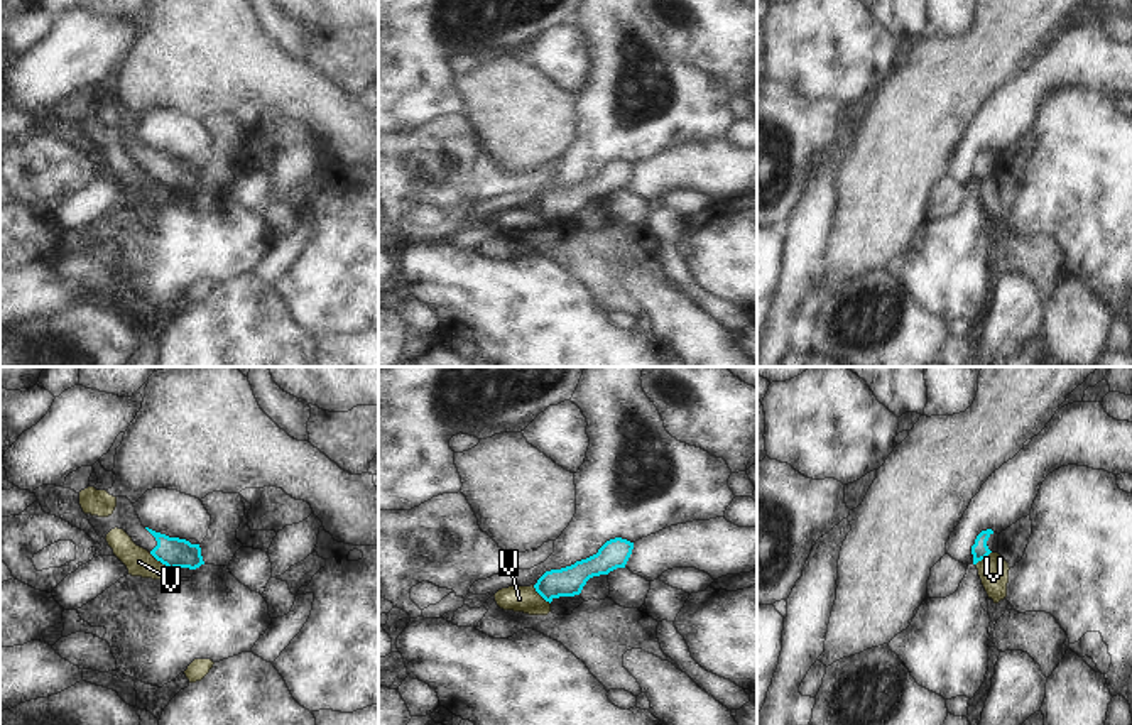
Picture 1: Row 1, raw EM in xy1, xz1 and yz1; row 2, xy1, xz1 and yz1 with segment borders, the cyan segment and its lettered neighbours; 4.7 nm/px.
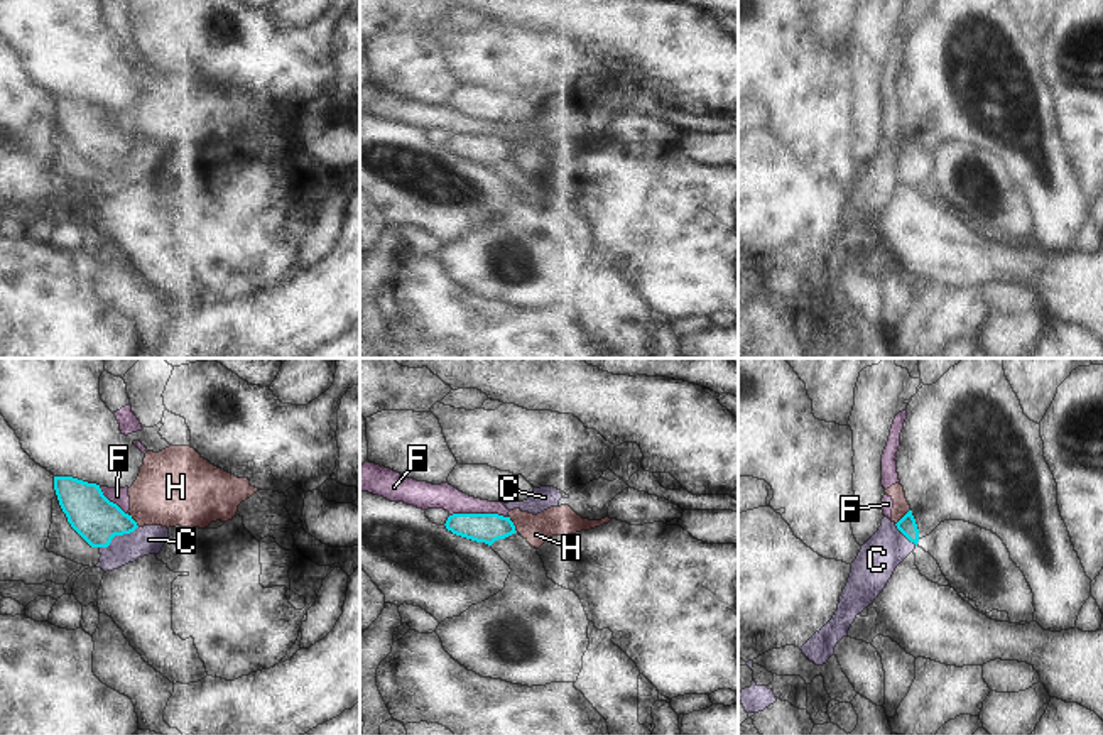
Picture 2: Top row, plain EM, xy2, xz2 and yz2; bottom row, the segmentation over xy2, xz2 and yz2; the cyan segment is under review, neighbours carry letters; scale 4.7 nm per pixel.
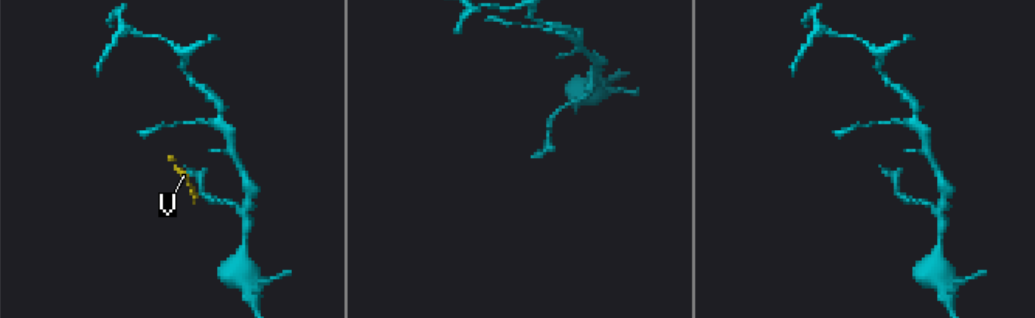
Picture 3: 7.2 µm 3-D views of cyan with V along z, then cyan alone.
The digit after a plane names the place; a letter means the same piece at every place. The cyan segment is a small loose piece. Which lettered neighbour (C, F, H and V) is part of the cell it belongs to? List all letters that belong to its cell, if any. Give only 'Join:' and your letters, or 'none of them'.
Join: C.

